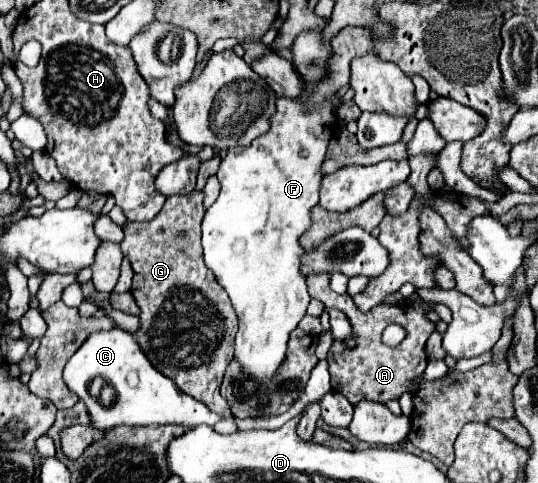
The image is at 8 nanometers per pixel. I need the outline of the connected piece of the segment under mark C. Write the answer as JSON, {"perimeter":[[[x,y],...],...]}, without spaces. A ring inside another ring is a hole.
{"perimeter":[[[114,327],[112,331],[98,331],[92,333],[88,341],[68,359],[64,367],[64,383],[72,393],[78,395],[80,401],[86,403],[90,423],[94,429],[114,429],[120,425],[184,425],[194,427],[200,423],[214,425],[220,417],[212,413],[204,403],[196,401],[190,395],[184,395],[184,391],[178,389],[178,385],[160,373],[142,353],[138,341],[134,335],[122,331],[120,327]],[[94,377],[102,377],[108,381],[116,391],[116,401],[110,407],[104,407],[100,401],[88,401],[92,399],[88,395],[88,385]]]}

